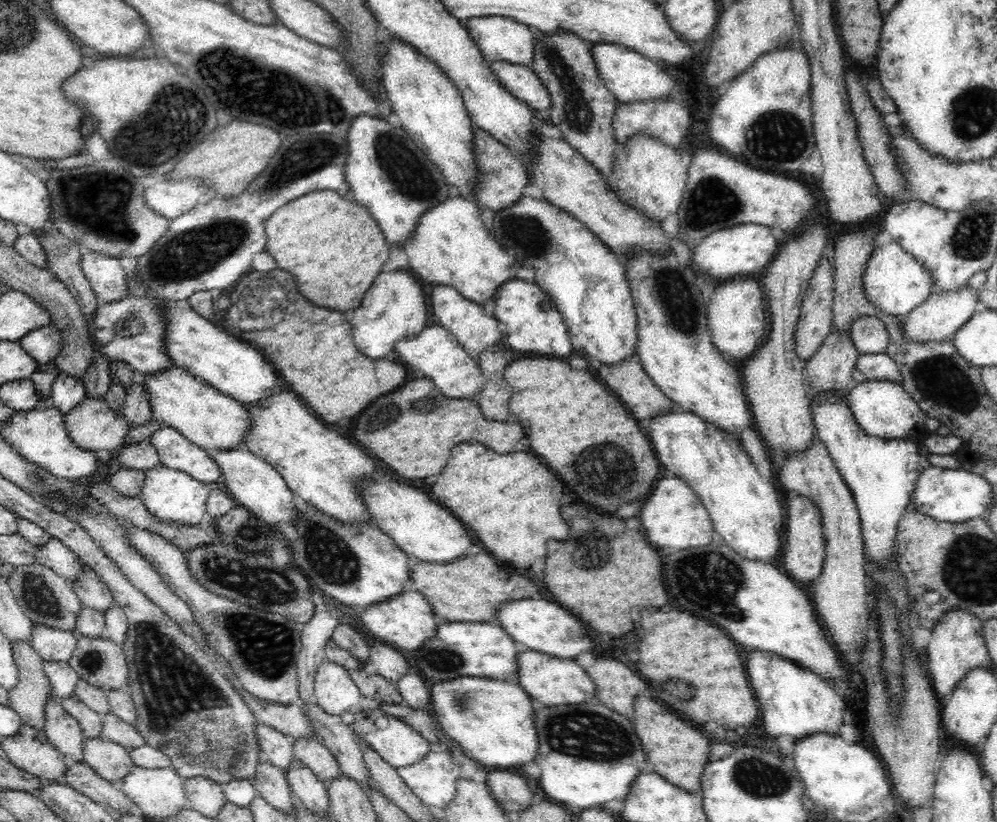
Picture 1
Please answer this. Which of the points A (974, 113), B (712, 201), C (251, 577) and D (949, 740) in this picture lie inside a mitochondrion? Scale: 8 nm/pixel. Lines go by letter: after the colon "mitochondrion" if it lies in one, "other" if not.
A: mitochondrion
B: mitochondrion
C: mitochondrion
D: other

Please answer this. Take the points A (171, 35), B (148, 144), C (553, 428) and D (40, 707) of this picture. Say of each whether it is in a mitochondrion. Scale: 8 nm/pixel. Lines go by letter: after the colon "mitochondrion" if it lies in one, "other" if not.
A: other
B: mitochondrion
C: other
D: other

